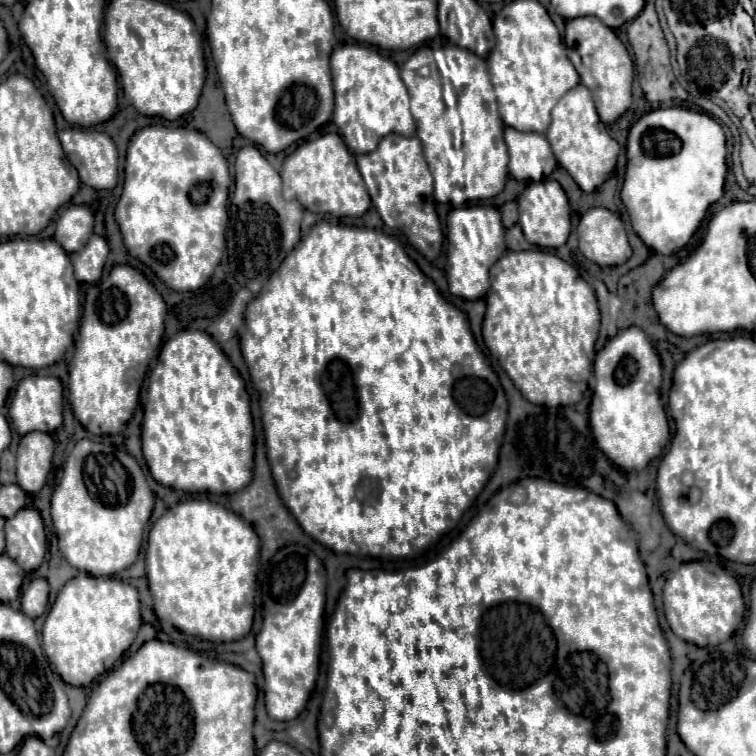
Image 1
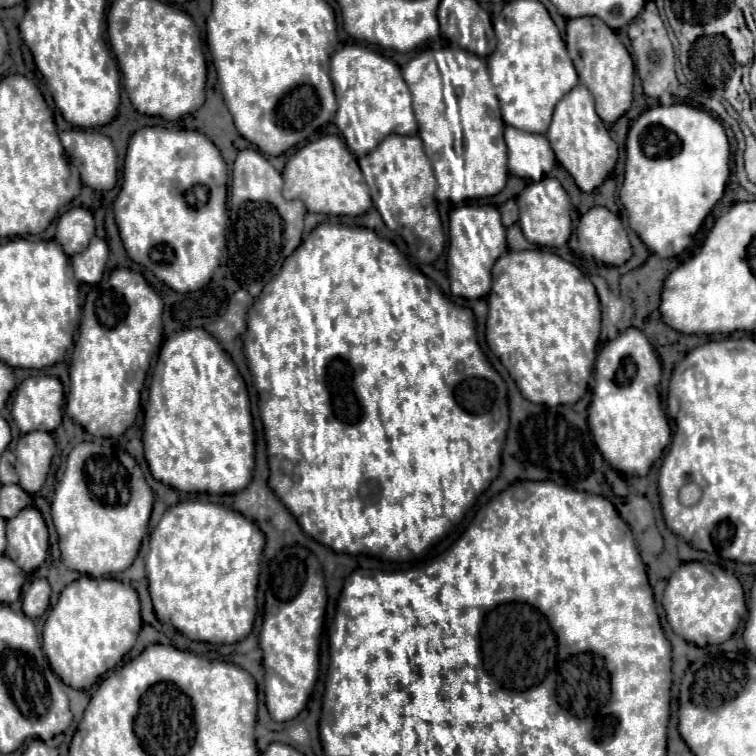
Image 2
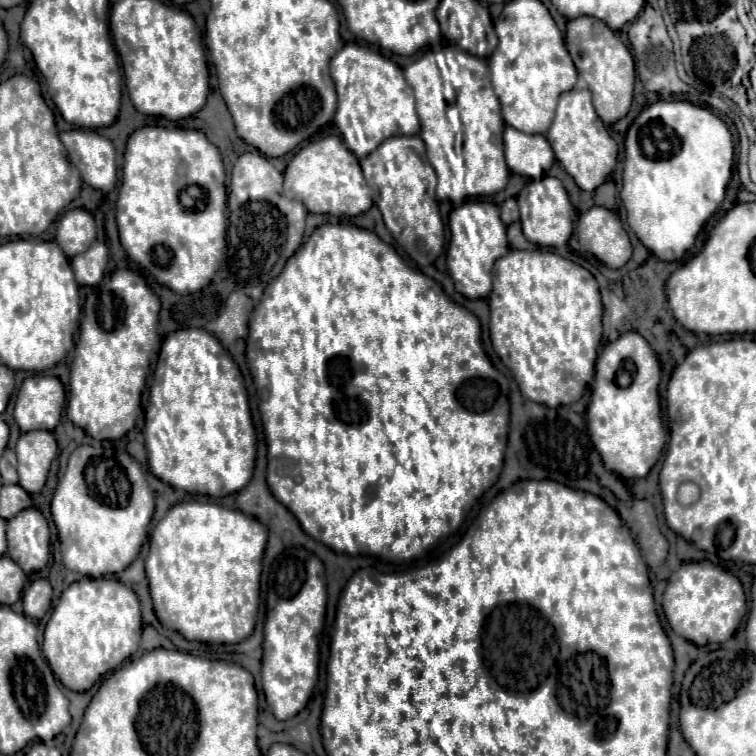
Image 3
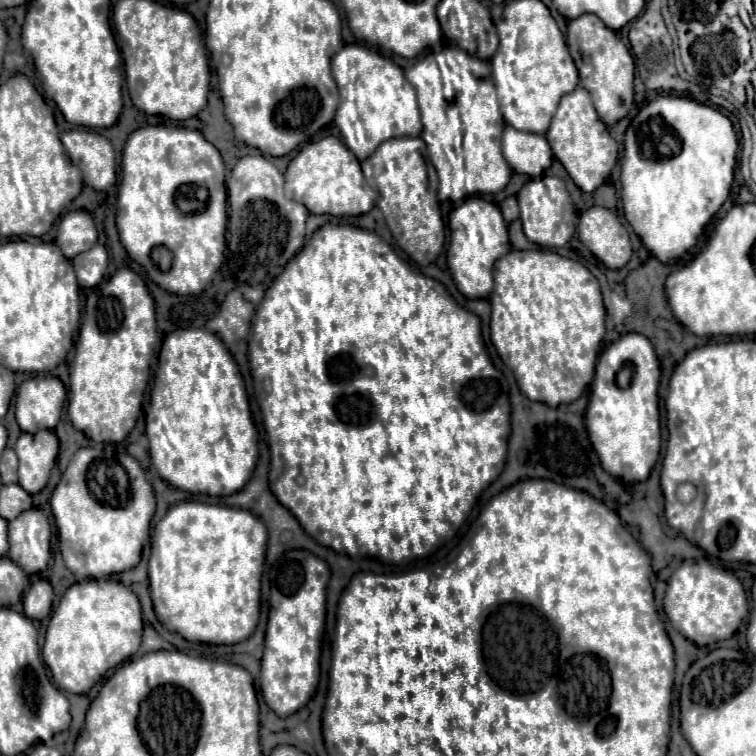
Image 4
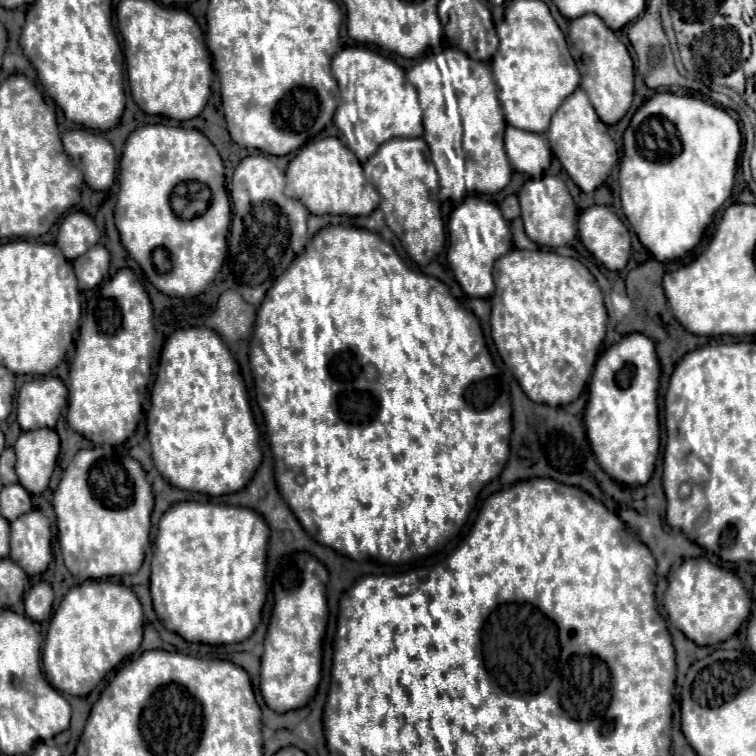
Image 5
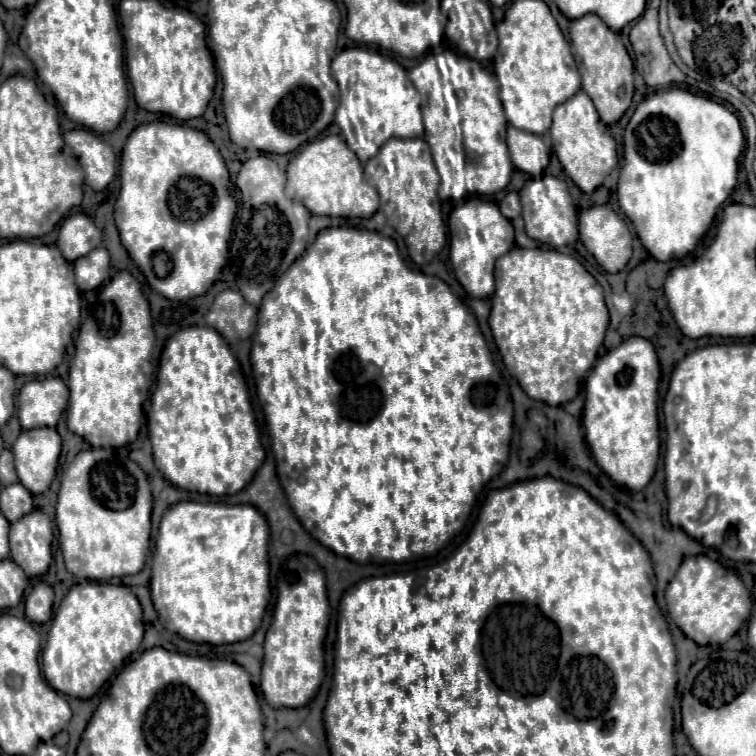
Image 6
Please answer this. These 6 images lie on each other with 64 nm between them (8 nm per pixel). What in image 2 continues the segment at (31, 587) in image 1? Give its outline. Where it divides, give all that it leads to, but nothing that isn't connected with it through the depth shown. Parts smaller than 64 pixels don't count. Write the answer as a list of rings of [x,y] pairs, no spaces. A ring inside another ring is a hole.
[[[34,578],[22,594],[22,610],[28,618],[40,618],[50,604],[50,584],[46,578]]]

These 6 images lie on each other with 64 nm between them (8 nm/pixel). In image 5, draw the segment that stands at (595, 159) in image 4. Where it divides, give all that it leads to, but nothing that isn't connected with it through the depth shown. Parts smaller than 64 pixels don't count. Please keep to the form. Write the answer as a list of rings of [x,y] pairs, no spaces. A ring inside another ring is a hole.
[[[576,88],[556,110],[546,136],[554,156],[562,162],[562,166],[582,192],[594,192],[598,186],[602,186],[612,166],[618,162],[616,142],[610,138],[606,124],[598,118],[588,100],[588,94],[582,88]]]

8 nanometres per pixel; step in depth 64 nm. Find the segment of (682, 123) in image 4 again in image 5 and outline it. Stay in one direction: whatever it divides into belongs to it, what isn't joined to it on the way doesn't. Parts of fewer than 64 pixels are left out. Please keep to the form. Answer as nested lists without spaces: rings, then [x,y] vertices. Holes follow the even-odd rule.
[[[672,92],[656,94],[646,100],[630,120],[624,132],[624,156],[620,162],[620,200],[622,210],[640,242],[660,262],[682,258],[702,238],[714,212],[726,202],[734,186],[736,160],[742,136],[736,120],[726,110],[700,98],[678,96]]]

